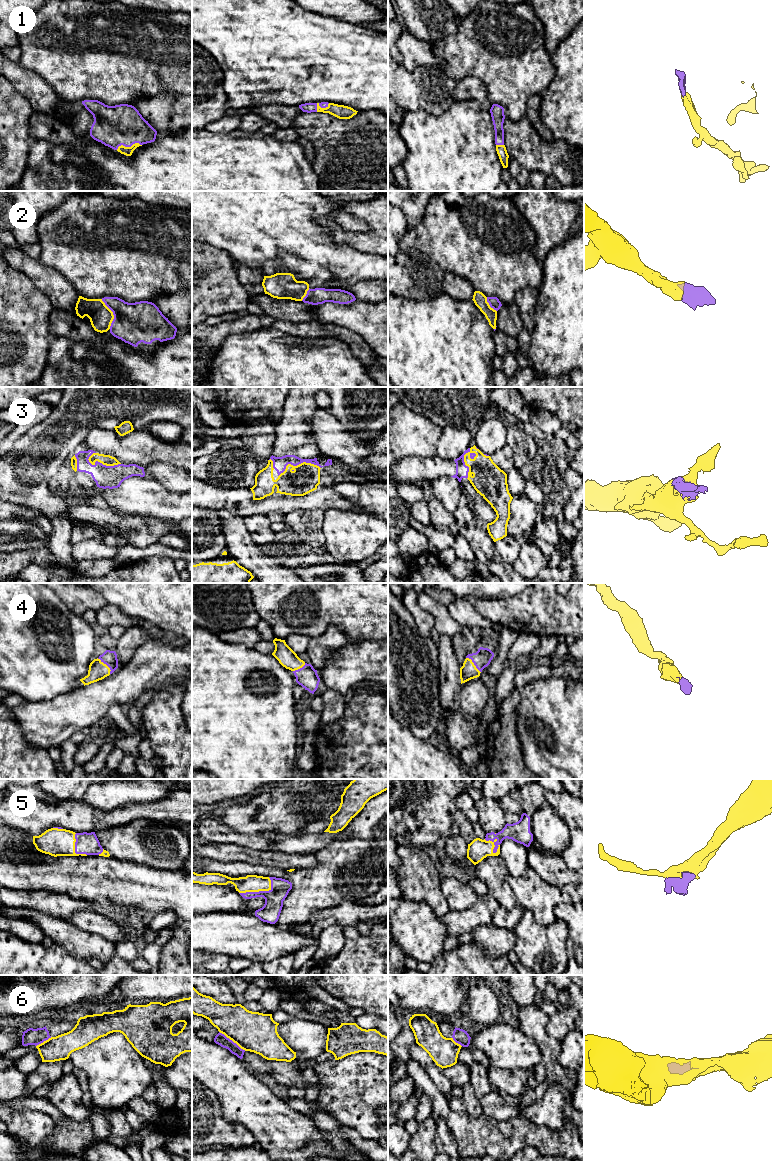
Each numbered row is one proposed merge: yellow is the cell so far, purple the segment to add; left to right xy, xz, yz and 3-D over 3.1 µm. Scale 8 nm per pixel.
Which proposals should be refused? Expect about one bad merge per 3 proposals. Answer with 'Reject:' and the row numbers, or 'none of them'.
Reject: 6

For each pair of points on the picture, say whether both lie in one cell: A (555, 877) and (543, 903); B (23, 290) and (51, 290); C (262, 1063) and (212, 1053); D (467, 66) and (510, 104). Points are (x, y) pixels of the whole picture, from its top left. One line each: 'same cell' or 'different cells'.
A: different cells
B: different cells
C: different cells
D: same cell

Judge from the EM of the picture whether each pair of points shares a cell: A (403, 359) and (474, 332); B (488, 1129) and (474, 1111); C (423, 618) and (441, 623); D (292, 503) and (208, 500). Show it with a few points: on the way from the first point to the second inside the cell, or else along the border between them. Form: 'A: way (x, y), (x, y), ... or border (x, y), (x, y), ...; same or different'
A: way (421, 350), (441, 350), (450, 342), (456, 341); same
B: border (464, 1111), (470, 1116), (479, 1116), (482, 1113); different
C: border (419, 603), (423, 609), (433, 616), (434, 628); different
D: way (271, 503), (246, 505), (239, 499), (229, 499); same

